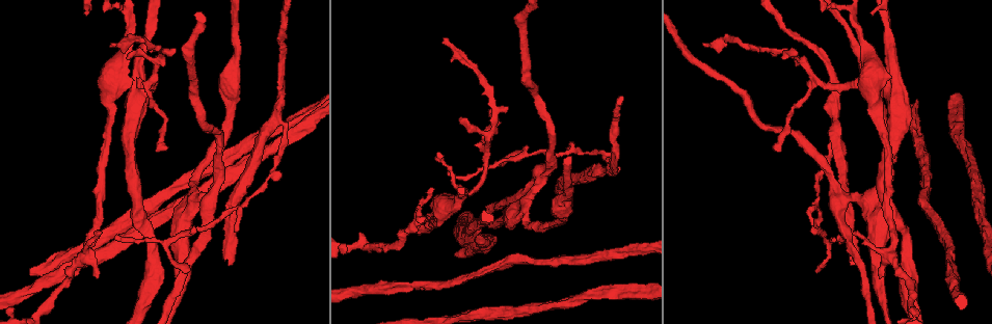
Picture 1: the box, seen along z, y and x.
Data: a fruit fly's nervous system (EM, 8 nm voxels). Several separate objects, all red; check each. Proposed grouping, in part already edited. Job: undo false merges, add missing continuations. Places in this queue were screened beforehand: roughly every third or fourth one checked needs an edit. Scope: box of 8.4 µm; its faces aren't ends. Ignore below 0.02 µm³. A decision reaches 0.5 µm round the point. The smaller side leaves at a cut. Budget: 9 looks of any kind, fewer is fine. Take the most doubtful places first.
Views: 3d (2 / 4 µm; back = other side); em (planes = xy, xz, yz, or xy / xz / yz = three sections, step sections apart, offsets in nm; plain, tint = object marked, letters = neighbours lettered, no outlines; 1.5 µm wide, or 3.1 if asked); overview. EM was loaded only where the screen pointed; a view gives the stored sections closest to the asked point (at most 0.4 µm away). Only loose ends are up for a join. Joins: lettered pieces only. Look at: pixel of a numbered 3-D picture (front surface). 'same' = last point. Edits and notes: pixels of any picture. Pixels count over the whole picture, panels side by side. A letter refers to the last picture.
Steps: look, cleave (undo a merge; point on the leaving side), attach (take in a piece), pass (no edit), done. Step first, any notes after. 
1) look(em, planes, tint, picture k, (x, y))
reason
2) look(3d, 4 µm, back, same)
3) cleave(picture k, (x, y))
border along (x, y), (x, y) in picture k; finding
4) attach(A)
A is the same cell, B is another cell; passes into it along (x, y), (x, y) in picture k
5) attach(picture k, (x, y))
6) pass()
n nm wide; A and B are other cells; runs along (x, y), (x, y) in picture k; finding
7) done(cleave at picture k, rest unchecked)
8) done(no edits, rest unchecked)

look(em, planes, letters, picture 1, (228, 262))
free end

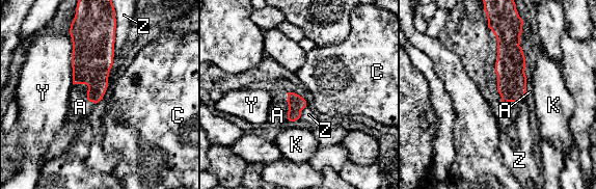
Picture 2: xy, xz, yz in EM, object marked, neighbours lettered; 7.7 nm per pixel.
attach(A)
A is the same cell, C, K, Y and Z are other cells; passes into it along (296, 103), (289, 109), (277, 115) in picture 2; it goes on there

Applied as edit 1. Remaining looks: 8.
look(3d, 2 µm, picture 1, (114, 45))
long arm stops here

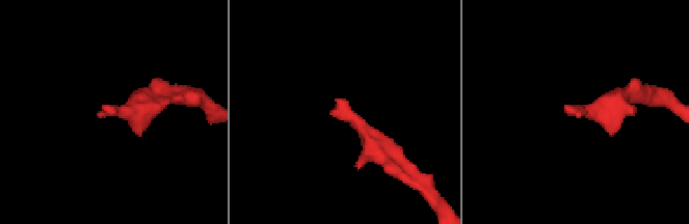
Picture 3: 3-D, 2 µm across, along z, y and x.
look(em, yz, step 8, tint, picture 3, (566, 106))
now the EM

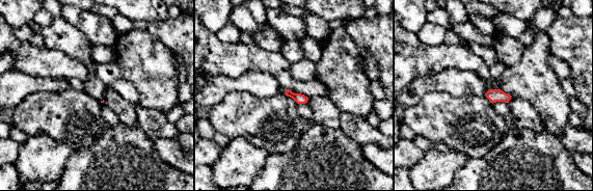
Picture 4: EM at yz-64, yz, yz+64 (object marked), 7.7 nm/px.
look(em, planes, letters, same)

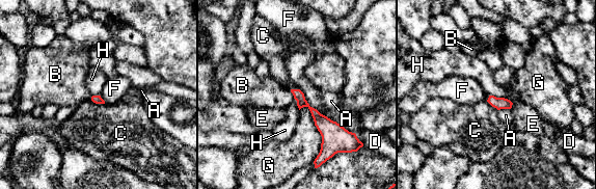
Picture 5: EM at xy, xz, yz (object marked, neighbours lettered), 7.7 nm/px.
pass()
G touches over 440 nm; A, B, C, D, E, F, G and H are other cells; runs along (295, 91), (329, 130), (329, 144) in picture 5; none of them fits

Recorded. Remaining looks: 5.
look(em, planes, letters, picture 1, (837, 237))
branch stops here

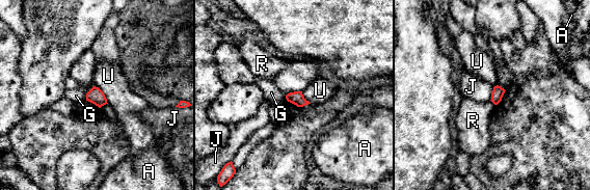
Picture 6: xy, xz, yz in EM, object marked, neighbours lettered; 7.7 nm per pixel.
pass()
A, G, J, R and U are other cells; border along (301, 91), (290, 91), (286, 96) in picture 6; no lettered piece goes on from it

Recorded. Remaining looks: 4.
look(em, planes, tint, picture 1, (815, 81))
arms part here

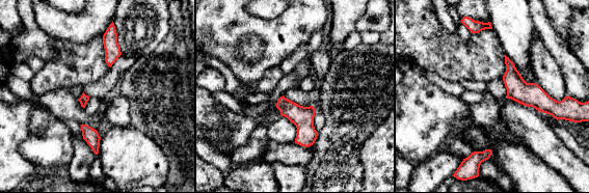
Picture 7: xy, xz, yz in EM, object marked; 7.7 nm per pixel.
look(em, planes, letters, same)
what lies round it

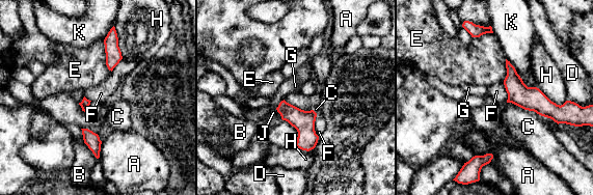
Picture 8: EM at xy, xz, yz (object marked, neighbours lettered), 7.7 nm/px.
pass()
170 nm wide; A, B, C, D, E, F, G, H, J and K are other cells; one neuron here

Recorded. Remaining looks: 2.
done(attach at picture 2, rest unchecked)

